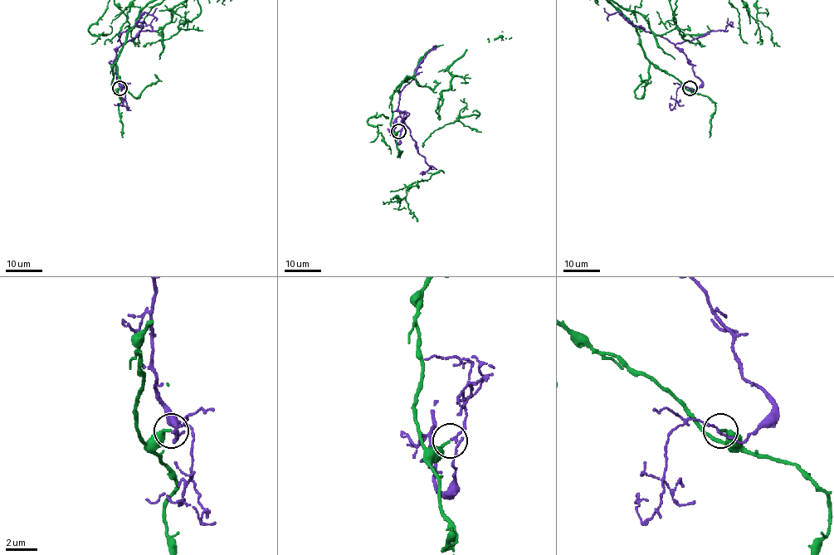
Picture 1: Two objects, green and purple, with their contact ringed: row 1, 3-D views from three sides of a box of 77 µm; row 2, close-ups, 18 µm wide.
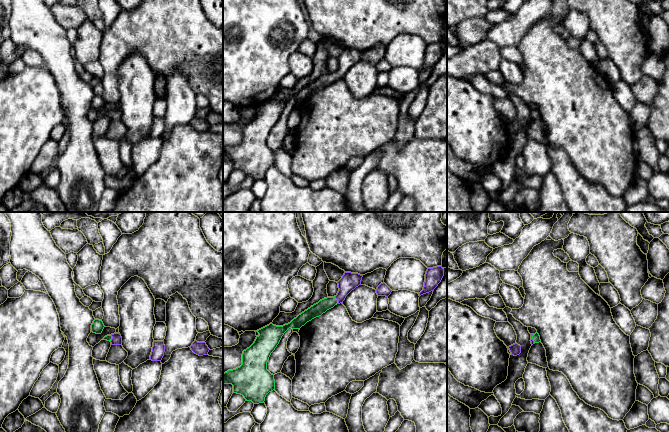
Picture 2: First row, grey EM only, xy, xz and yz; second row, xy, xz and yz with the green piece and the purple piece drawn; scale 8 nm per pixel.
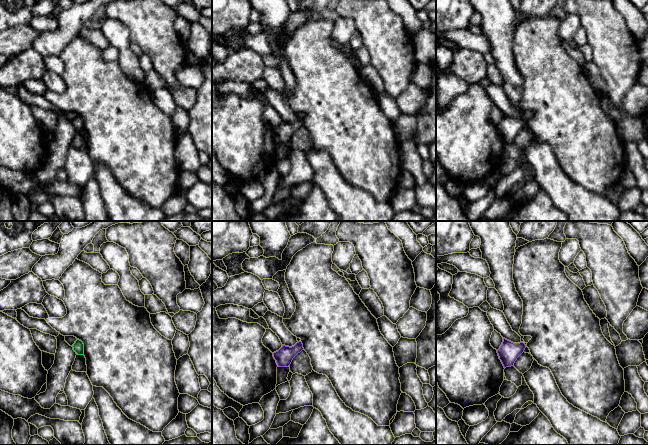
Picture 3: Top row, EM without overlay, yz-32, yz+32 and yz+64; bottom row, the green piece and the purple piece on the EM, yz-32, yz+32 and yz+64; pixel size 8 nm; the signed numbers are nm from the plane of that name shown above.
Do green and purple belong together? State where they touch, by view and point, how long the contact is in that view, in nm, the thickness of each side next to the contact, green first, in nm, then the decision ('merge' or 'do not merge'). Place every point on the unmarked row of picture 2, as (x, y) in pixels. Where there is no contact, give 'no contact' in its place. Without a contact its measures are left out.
xz (337, 76) | 70 nm | 100/140 nm | do not merge

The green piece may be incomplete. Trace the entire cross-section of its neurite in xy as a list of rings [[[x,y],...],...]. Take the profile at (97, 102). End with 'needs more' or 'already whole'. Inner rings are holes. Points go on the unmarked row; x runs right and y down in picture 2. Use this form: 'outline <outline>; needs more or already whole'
outline [[[95,95],[91,101],[91,108],[96,110],[101,110],[104,105],[104,100],[102,96]]]; already whole

